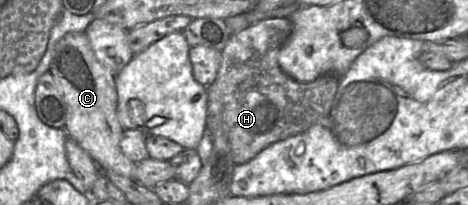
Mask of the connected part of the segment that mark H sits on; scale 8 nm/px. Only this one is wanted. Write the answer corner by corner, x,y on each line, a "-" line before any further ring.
267,18
232,34
221,51
222,61
216,79
207,87
206,129
212,137
216,130
227,133
235,164
247,163
269,145
305,132
325,118
331,109
338,89
338,76
325,74
312,82
299,82
283,72
278,64
278,54
292,30
288,18

